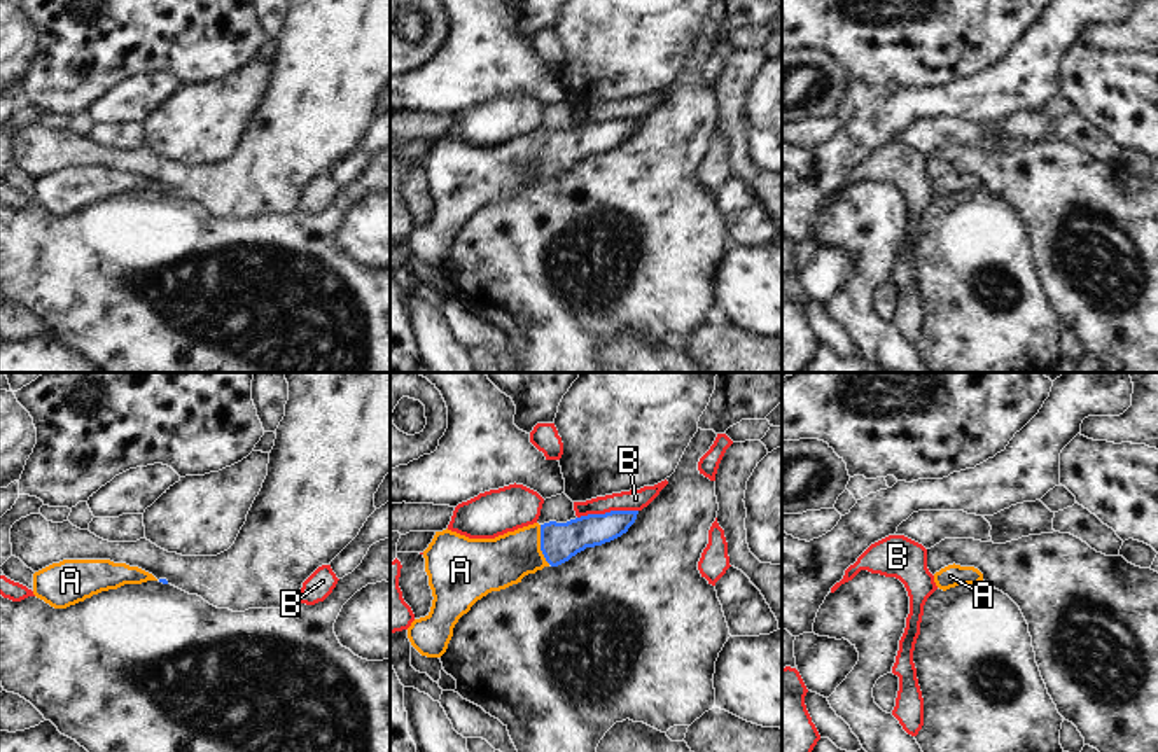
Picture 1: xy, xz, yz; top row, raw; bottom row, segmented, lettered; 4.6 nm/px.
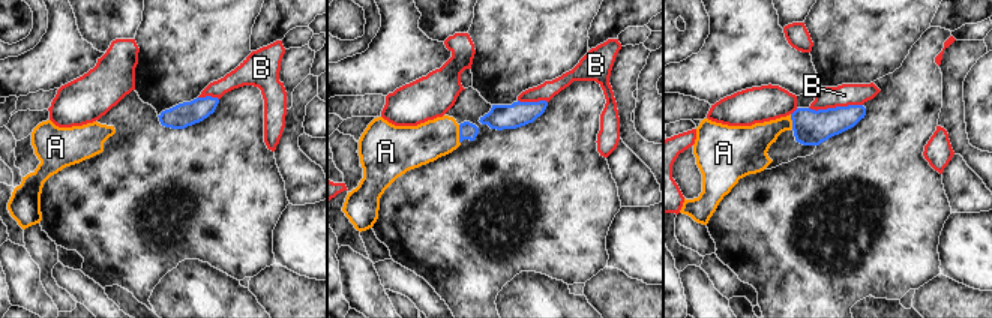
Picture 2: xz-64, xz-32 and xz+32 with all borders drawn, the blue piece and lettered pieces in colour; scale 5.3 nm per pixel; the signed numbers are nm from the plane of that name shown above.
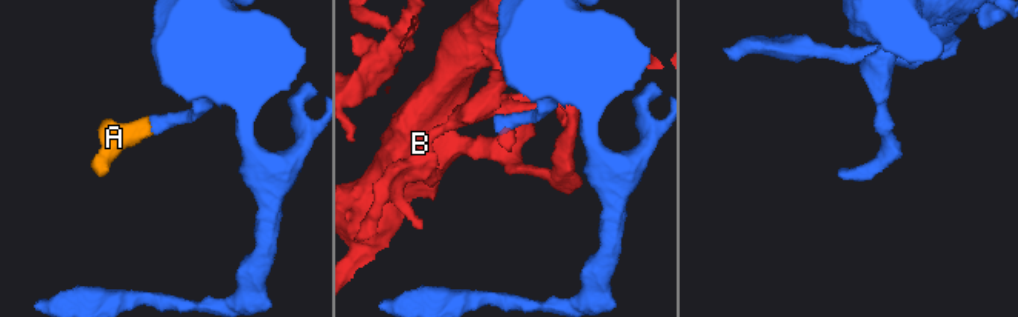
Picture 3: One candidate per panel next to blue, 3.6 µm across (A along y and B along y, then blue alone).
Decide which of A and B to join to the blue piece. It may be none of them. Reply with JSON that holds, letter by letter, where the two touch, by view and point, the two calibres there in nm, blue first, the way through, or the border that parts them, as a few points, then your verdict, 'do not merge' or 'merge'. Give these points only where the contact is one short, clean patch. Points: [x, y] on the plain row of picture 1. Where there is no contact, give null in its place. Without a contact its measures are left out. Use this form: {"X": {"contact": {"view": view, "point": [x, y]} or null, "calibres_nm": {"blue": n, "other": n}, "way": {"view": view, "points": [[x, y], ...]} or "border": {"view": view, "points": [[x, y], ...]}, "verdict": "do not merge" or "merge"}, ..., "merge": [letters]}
{"A": {"contact": {"view": "xz", "point": [541, 153]}, "calibres_nm": {"blue": 180, "other": 240}, "way": {"view": "xz", "points": [[558, 149], [541, 153], [495, 172]]}, "verdict": "merge"}, "B": {"contact": {"view": "xz", "point": [607, 121]}, "calibres_nm": {"blue": 170, "other": 100}, "verdict": "do not merge"}, "merge": ["A"]}

